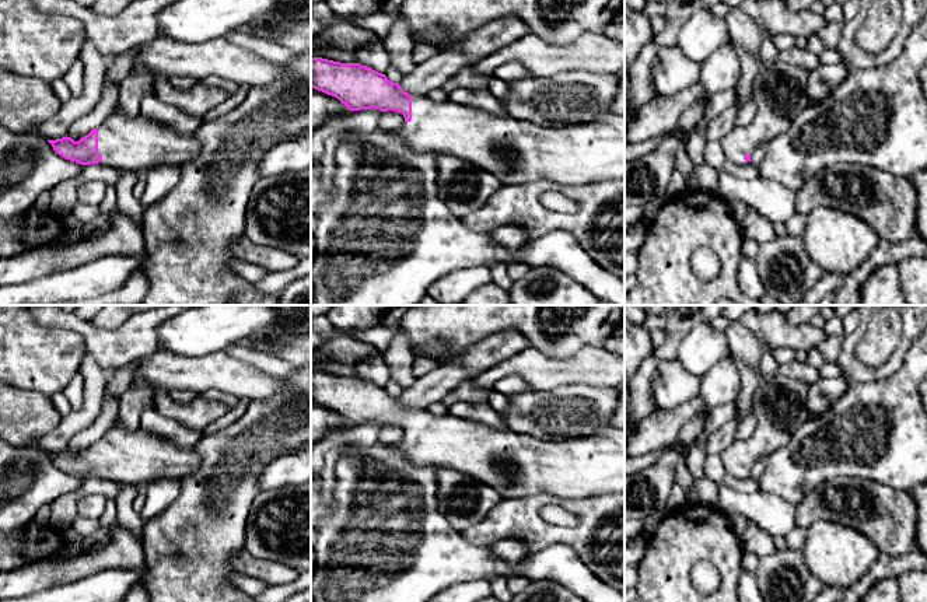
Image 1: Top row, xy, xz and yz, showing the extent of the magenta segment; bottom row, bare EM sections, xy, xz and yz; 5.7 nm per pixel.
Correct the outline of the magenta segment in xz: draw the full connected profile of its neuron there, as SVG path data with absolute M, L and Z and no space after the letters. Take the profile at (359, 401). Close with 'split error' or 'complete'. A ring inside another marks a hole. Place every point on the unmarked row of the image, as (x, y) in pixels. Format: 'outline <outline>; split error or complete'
outline M311 371L311 400L337 412L350 424L379 423L403 428L405 437L399 444L389 445L399 451L406 461L416 466L454 469L492 486L501 498L522 498L546 493L563 498L585 498L608 493L625 493L625 430L605 428L588 437L563 438L559 441L531 437L510 428L494 428L478 421L451 414L435 416L427 409L410 409L399 396L391 396L385 388L360 377L340 377L322 371Z; split error

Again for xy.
outline M116 423L78 455L67 449L48 455L59 469L81 479L99 477L137 487L161 477L182 480L200 468L193 448L176 447L143 427L127 430Z; split error

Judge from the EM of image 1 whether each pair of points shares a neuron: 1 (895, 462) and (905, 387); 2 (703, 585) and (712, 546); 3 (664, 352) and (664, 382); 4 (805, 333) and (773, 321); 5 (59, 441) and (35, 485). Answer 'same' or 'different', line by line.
1: same
2: different
3: different
4: same
5: different

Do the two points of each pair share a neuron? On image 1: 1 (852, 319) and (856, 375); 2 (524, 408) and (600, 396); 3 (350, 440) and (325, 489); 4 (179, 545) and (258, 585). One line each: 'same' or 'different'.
1: different
2: same
3: same
4: different

